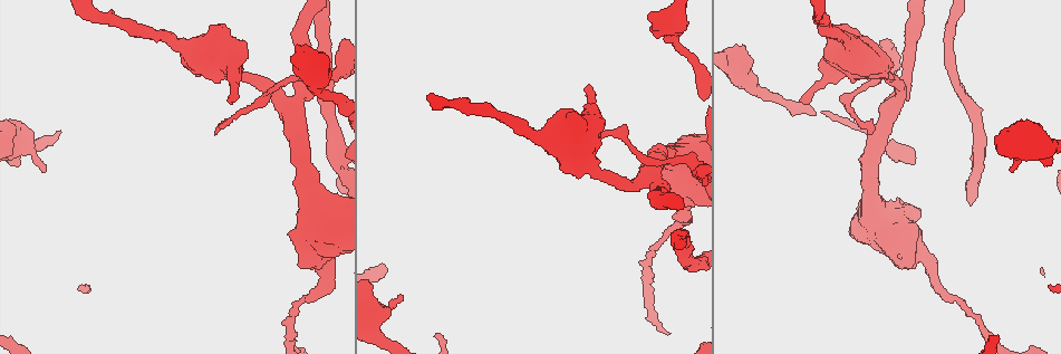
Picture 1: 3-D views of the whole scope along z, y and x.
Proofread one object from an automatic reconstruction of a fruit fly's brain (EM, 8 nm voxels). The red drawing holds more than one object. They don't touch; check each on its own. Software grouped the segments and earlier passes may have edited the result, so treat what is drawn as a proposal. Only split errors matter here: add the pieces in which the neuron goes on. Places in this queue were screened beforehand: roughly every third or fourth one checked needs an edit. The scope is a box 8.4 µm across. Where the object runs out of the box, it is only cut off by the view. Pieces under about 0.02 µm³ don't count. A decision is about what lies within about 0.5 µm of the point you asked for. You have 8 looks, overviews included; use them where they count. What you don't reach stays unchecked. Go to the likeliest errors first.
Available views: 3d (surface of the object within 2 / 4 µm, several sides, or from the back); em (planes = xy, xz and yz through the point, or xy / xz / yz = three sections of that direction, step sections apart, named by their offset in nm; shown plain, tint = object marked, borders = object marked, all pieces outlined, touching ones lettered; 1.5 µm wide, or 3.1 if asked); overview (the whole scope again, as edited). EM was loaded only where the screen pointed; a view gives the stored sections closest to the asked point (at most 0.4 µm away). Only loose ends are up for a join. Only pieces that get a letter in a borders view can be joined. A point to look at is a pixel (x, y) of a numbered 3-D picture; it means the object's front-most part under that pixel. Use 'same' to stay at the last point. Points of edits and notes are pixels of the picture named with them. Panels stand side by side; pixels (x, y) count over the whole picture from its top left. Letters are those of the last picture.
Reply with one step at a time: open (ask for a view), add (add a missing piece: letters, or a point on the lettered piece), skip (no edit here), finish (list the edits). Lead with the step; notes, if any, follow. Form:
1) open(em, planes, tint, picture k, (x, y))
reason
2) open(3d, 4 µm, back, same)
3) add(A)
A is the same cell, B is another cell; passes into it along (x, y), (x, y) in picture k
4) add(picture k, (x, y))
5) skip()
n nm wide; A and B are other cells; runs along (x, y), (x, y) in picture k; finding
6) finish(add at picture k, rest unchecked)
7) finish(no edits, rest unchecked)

open(em, planes, borders, picture 1, (400, 296))
branch stops here

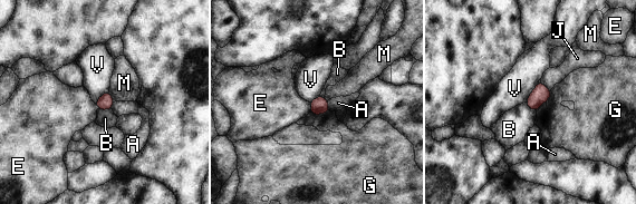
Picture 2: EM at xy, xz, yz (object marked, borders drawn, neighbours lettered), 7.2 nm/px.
skip()
A, B, E, G, J, M and V are other cells; no lettered piece goes on from it

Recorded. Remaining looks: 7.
open(em, xz, step 8, tint, picture 1, (873, 130))
branch stops here

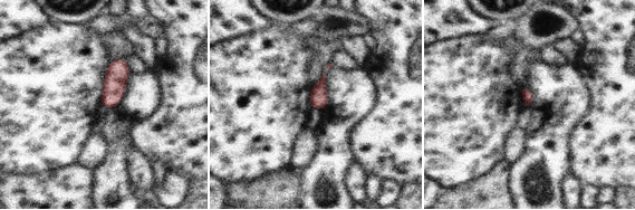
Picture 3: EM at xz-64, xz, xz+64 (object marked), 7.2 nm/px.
open(em, xz, step 8, borders, same)
what lies round it

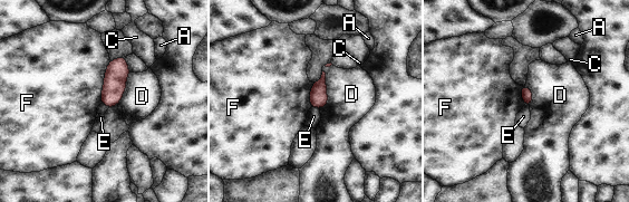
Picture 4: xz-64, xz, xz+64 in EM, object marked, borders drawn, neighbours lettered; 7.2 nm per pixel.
skip()
A, C, D, E and F are other cells; border along (311, 106), (319, 108) in picture 4; no lettered piece goes on from it

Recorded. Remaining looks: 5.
open(3d, 4 µm, back, picture 1, (233, 102))
an open end

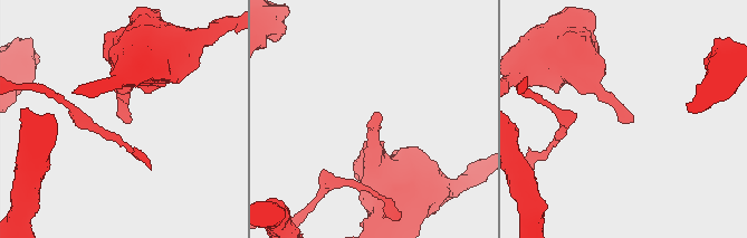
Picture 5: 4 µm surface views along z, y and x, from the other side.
open(em, yz, step 8, tint, picture 5, (126, 121))

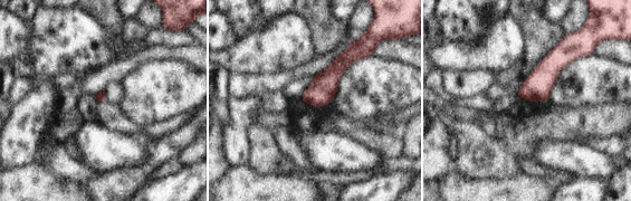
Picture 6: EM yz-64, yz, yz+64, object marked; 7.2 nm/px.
open(em, planes, borders, same)
cut it another way

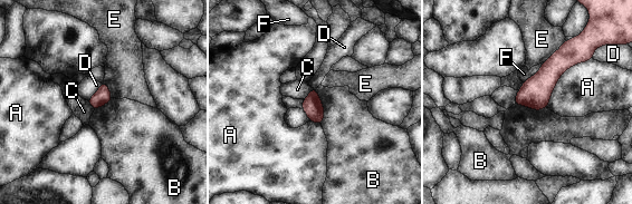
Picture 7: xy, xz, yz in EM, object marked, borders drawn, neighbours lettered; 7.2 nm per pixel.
skip()
A, B, C, D, E and F are other cells; border along (316, 88), (323, 105), (322, 124) in picture 7; none of them fits

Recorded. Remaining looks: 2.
finish(no edits, rest unchecked)

